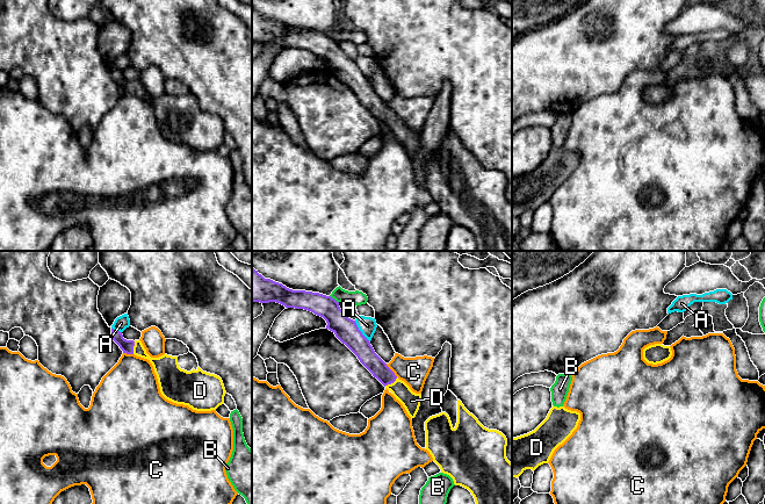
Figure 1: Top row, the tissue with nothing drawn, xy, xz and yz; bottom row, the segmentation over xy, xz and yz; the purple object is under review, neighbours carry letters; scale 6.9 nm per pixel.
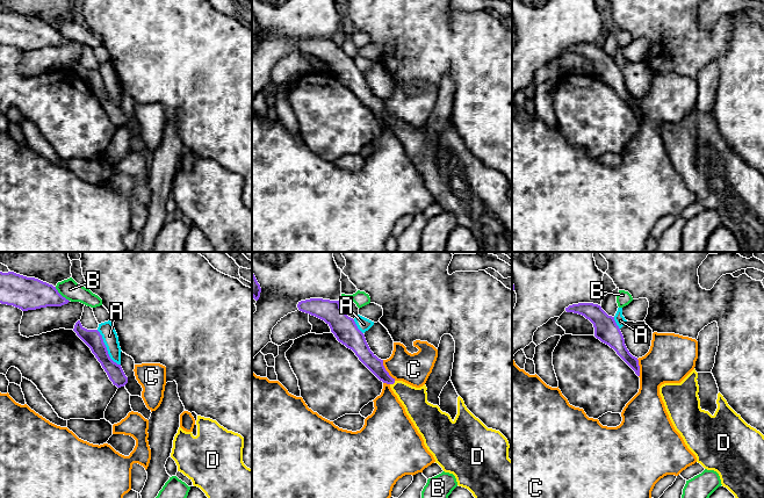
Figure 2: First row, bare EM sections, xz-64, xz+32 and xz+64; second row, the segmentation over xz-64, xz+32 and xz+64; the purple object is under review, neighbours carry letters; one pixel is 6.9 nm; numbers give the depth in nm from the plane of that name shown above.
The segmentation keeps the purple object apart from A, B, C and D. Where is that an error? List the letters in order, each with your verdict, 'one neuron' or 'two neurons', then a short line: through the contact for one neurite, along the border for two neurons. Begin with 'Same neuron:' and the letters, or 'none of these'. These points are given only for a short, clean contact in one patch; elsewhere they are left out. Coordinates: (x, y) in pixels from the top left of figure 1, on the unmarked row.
Same neuron: D
A: two neurons
B: two neurons | xz (330, 35), (338, 42)
C: two neurons
D: one neuron | xz (368, 98), (390, 123), (411, 141)

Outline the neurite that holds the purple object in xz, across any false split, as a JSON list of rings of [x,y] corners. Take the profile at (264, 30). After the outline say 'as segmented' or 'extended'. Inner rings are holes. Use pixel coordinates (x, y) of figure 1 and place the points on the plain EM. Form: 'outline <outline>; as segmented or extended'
outline [[[252,8],[252,42],[276,42],[287,49],[304,49],[323,57],[327,63],[326,69],[332,71],[358,96],[373,116],[392,132],[411,158],[416,157],[420,146],[421,134],[413,132],[404,121],[395,115],[375,93],[355,60],[346,56],[340,49],[339,42],[334,38],[319,33],[289,29],[282,23],[265,19]]]; extended

